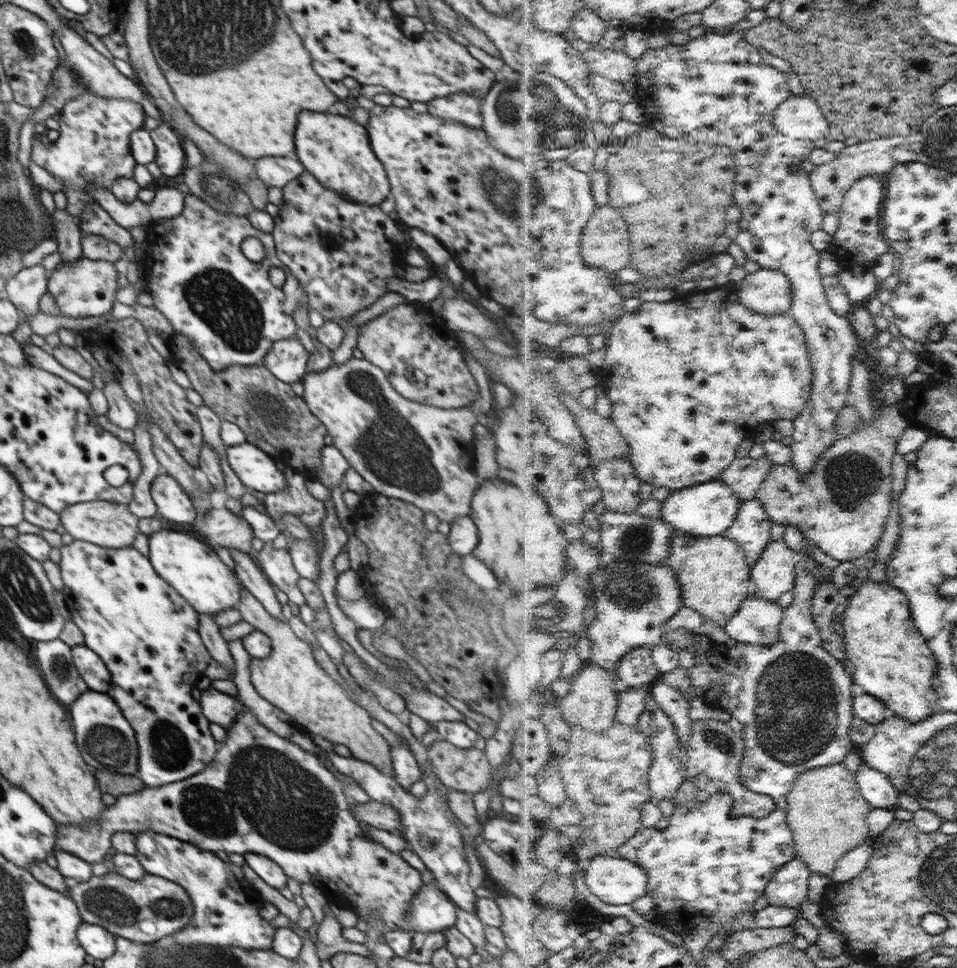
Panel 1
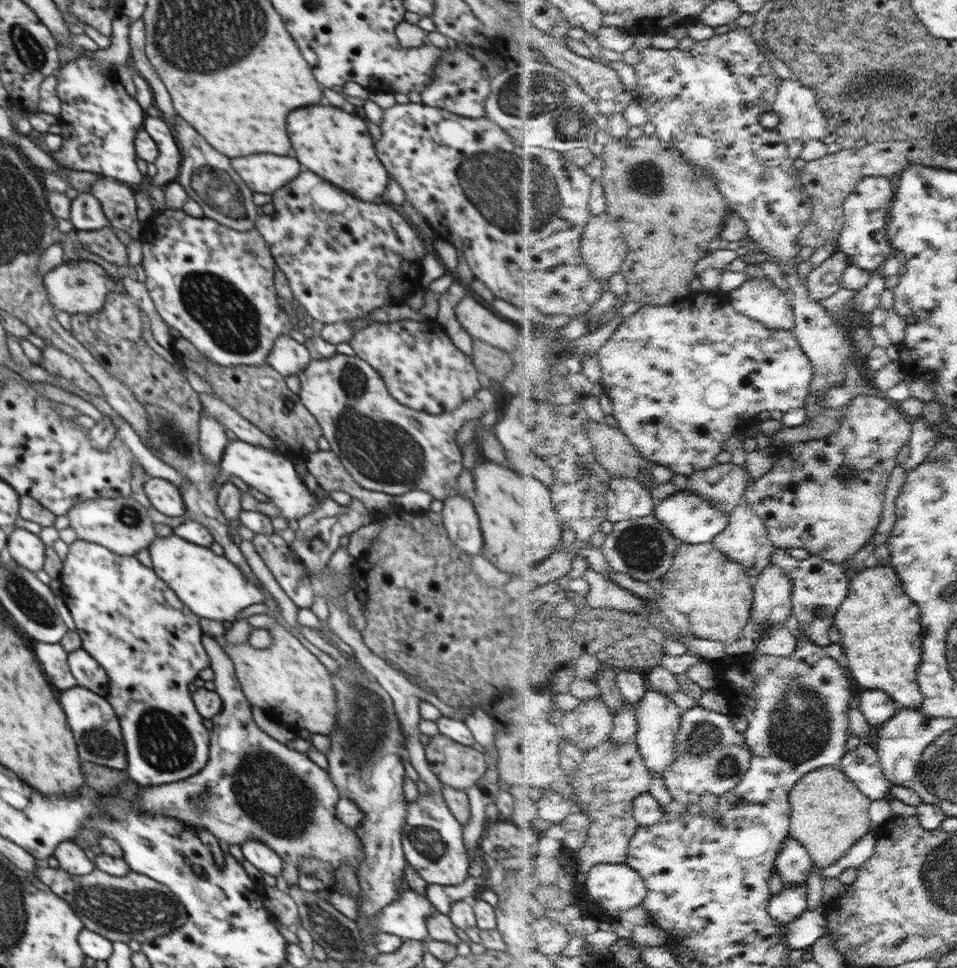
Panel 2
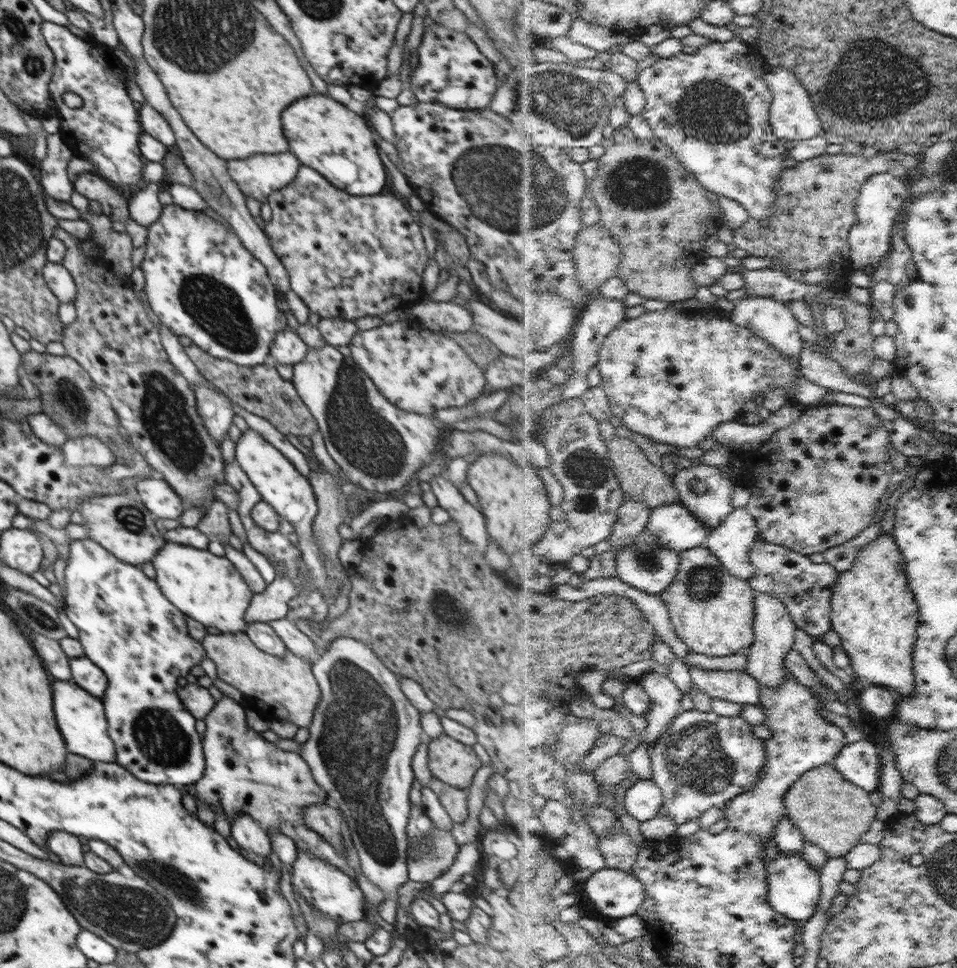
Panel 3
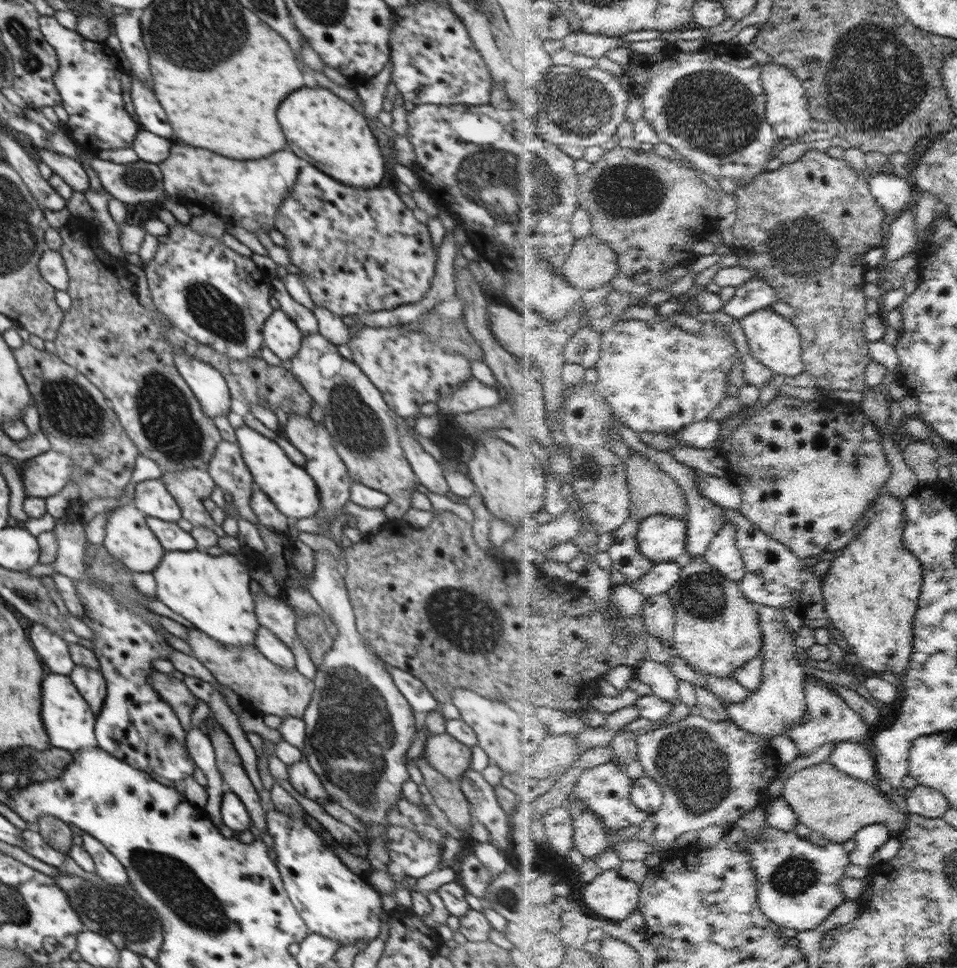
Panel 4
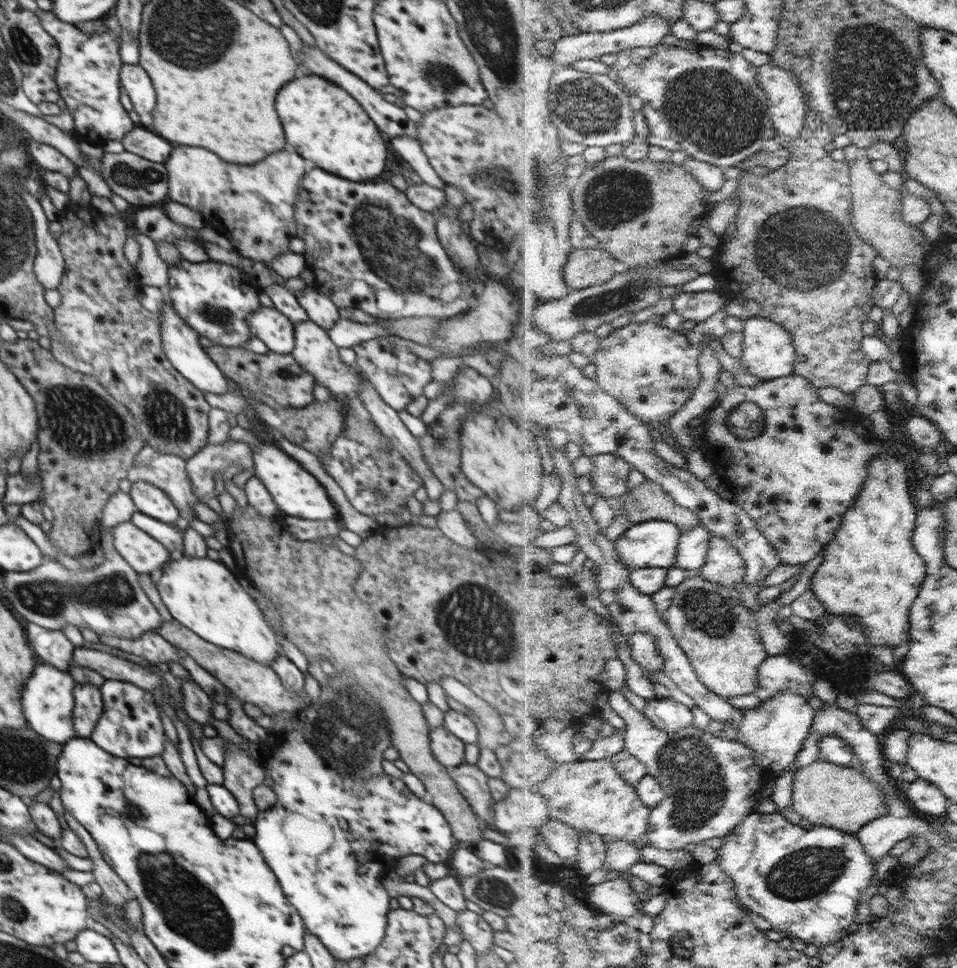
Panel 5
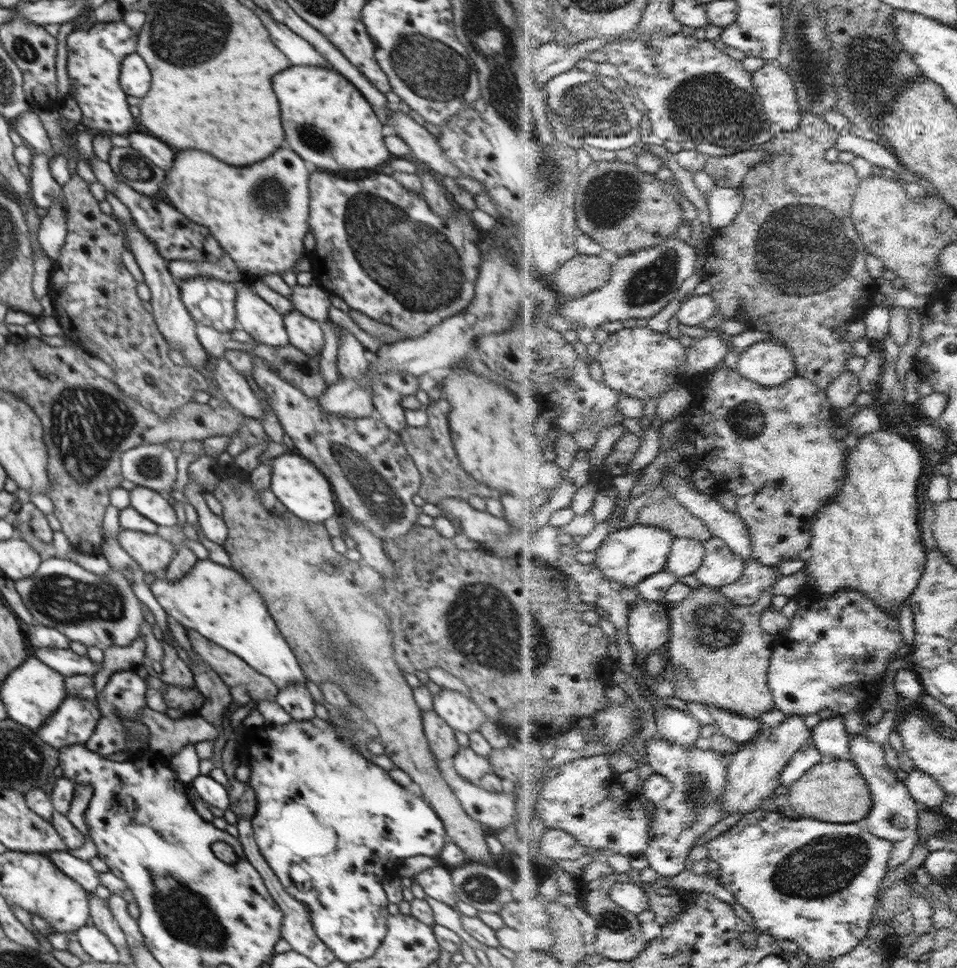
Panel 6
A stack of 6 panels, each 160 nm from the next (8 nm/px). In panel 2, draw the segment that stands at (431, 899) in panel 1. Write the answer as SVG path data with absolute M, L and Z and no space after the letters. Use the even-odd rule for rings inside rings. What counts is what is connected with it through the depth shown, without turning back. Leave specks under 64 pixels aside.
M406 888L388 907L382 908L374 921L370 921L373 931L397 934L412 940L428 940L428 917L436 911L425 895Z

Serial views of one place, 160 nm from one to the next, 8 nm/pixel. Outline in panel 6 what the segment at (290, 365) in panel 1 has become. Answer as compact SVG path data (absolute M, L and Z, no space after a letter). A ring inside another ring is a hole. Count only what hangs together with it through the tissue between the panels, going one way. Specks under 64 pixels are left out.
M240 282L236 286L234 310L239 328L258 343L274 347L292 344L285 330L283 316Z

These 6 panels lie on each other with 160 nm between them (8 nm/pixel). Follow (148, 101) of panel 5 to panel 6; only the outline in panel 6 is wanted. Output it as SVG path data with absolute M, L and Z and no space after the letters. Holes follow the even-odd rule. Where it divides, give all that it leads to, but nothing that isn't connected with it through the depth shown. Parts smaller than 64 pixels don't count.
M136 52L121 62L119 82L128 96L144 98L150 90L150 72L146 61Z

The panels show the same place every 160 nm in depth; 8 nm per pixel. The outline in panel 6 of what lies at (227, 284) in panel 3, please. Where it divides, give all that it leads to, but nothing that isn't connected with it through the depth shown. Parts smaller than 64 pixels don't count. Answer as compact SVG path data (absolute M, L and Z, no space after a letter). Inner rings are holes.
M196 275L184 279L179 294L186 311L196 322L221 333L231 333L239 327L236 320L235 282Z

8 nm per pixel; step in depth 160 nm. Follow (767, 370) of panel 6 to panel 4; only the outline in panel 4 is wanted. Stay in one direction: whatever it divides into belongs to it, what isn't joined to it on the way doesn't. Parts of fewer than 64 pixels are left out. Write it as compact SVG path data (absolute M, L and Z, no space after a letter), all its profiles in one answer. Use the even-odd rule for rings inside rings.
M770 307L758 310L740 322L747 335L752 355L760 363L769 367L774 373L785 374L786 376L800 376L807 370L807 364L803 358L802 333L796 328L796 324L788 320L786 316L778 314L776 310L772 310Z

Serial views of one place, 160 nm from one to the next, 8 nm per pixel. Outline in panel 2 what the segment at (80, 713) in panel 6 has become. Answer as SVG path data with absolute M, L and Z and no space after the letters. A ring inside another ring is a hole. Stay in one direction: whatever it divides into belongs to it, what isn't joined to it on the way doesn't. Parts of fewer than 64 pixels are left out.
M82 647L67 653L67 663L77 680L77 686L87 688L103 697L109 694L107 672Z

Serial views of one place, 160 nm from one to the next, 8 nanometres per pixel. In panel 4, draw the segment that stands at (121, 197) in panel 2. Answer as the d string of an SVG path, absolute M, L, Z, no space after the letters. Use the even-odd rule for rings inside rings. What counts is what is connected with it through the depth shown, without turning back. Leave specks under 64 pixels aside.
M47 148L39 150L43 162L59 174L66 184L69 184L75 191L85 192L89 189L88 174L84 171L80 161L49 151Z

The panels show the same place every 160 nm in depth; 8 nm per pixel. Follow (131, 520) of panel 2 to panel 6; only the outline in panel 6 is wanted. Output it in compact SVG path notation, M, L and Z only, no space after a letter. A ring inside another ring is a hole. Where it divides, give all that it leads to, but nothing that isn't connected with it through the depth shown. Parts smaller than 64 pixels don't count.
M120 529L120 546L139 564L144 573L166 570L177 549L157 534Z

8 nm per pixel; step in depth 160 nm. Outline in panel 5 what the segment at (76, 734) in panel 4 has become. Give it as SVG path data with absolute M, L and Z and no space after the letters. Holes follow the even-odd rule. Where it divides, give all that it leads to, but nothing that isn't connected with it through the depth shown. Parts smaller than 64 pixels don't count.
M52 665L36 666L34 674L30 676L30 680L26 682L26 688L22 692L22 708L24 708L24 716L28 720L28 728L40 736L46 737L49 741L61 745L76 737L73 723L75 705L73 690L76 684L74 677L68 671L58 670Z

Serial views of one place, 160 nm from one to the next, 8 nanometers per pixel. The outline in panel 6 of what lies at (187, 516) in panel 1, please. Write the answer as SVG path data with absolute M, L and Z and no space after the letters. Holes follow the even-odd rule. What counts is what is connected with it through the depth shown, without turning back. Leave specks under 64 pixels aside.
M136 485L129 493L130 507L136 509L142 516L158 526L173 528L176 526L176 512L168 503L167 496L140 485Z

